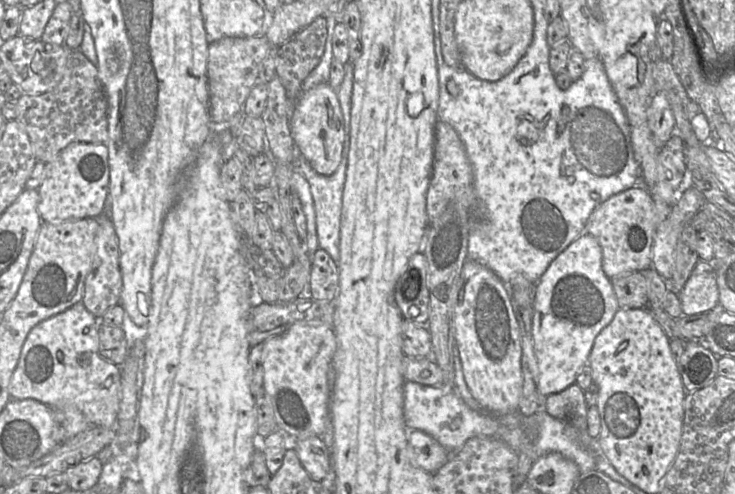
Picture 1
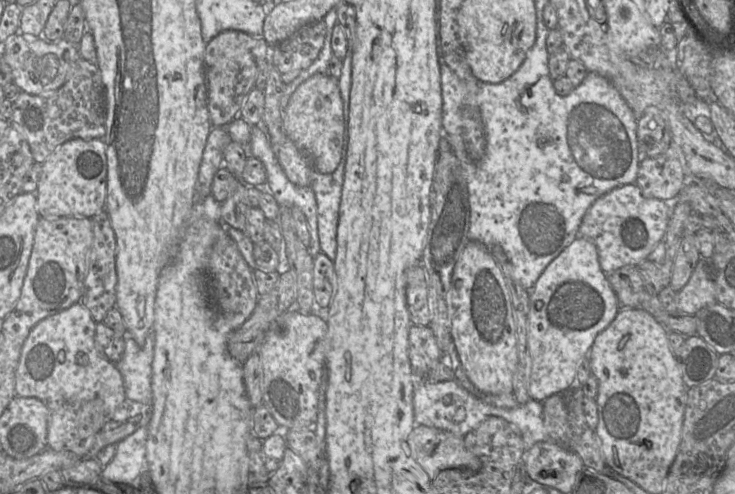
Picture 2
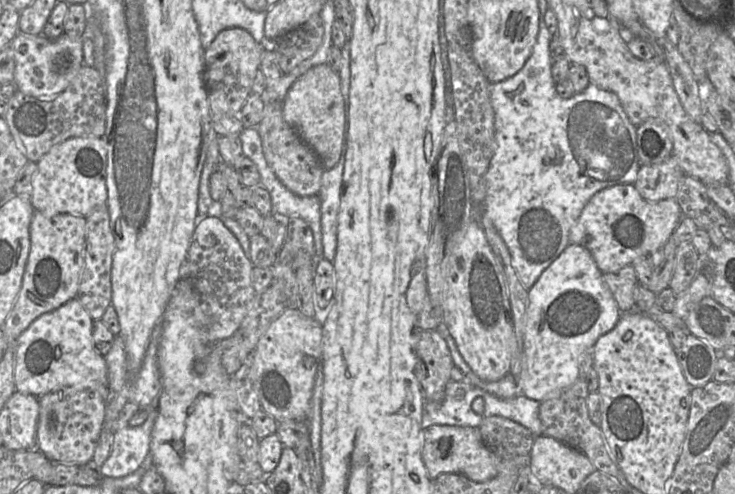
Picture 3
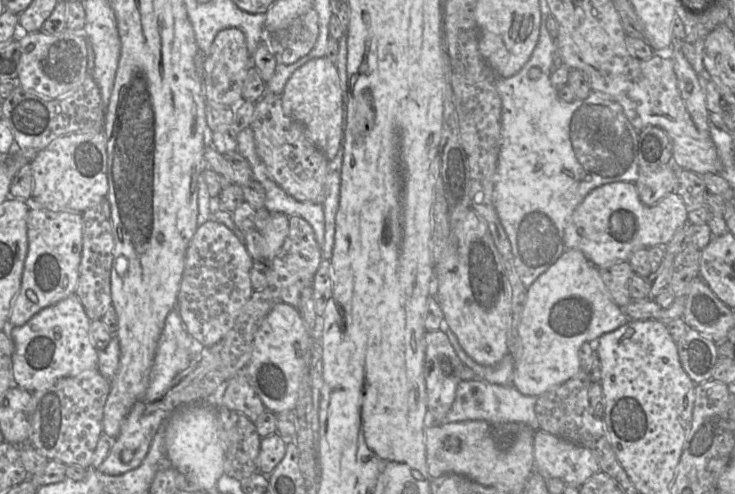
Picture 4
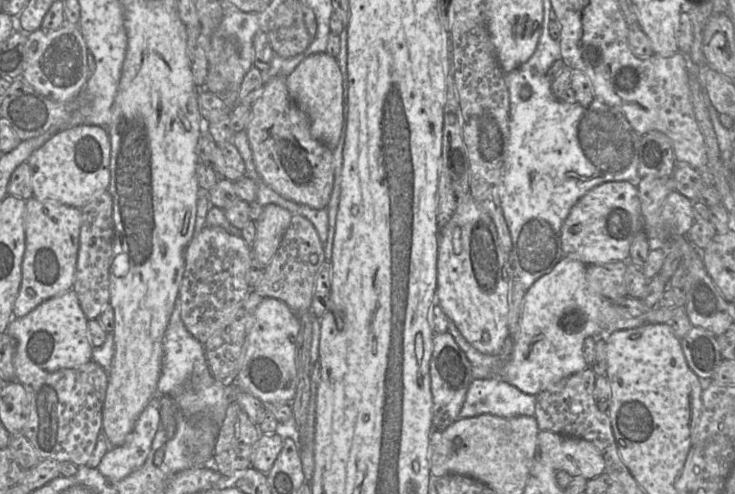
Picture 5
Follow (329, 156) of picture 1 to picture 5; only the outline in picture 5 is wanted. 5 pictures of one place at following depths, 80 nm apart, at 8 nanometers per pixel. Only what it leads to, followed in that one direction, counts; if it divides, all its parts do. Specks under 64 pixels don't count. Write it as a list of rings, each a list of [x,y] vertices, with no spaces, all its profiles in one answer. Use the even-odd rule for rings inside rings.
[[[326,52],[316,53],[305,58],[286,78],[290,97],[310,119],[313,137],[332,151],[338,145],[343,128],[342,82],[342,74],[337,59]]]

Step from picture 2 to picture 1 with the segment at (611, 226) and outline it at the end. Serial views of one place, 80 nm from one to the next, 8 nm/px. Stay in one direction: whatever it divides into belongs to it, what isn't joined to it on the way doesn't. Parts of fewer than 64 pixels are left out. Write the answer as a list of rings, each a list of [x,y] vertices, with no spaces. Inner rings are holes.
[[[637,184],[600,203],[589,216],[584,233],[590,234],[599,242],[604,273],[608,278],[613,278],[623,273],[645,271],[652,267],[652,246],[657,225],[658,214],[652,195],[642,184]]]

